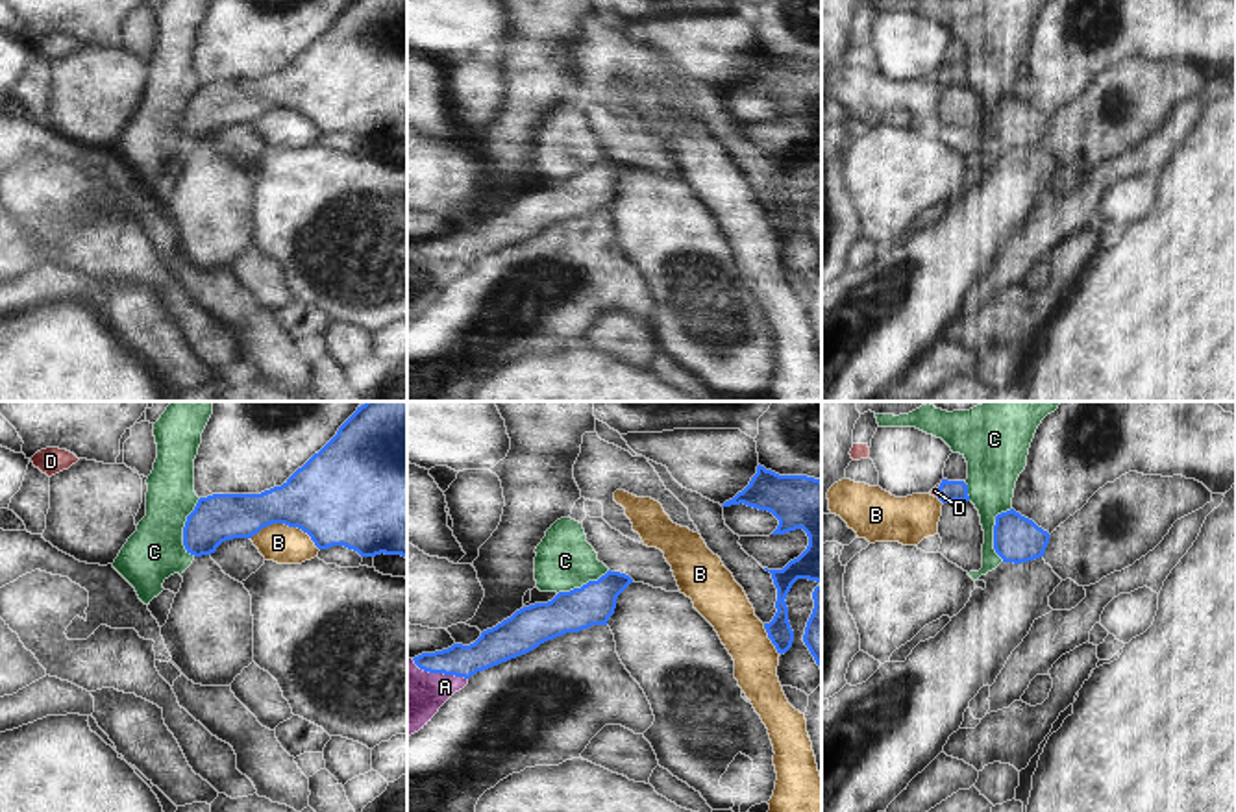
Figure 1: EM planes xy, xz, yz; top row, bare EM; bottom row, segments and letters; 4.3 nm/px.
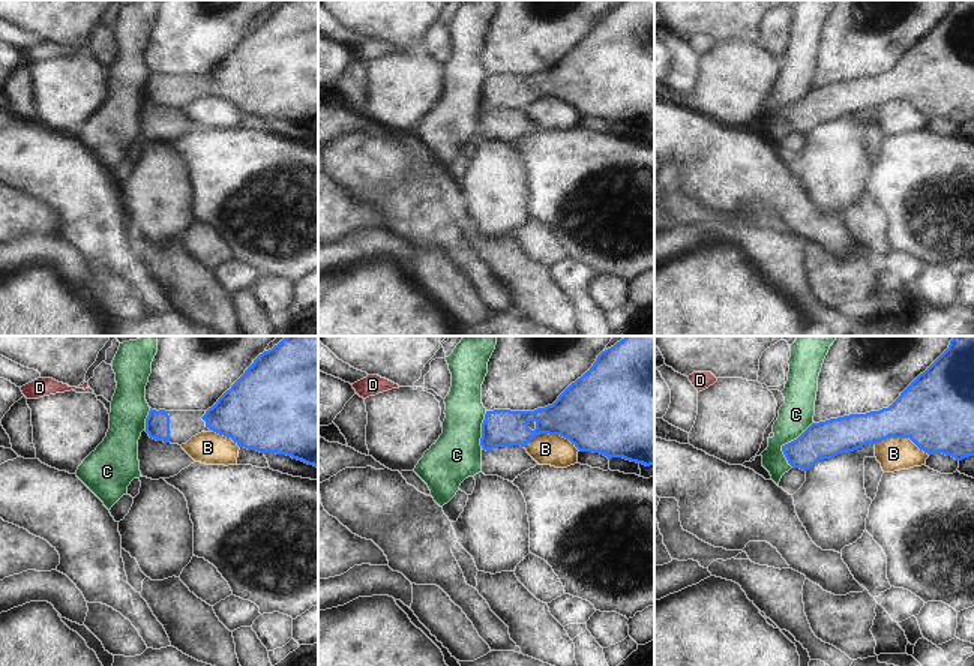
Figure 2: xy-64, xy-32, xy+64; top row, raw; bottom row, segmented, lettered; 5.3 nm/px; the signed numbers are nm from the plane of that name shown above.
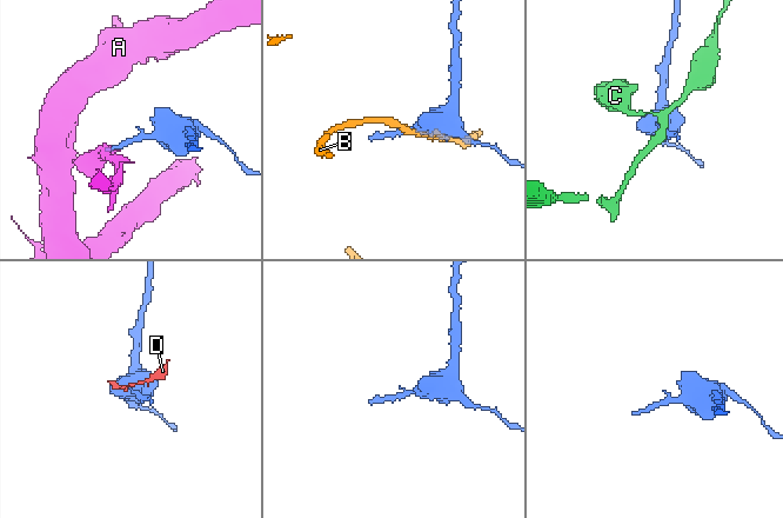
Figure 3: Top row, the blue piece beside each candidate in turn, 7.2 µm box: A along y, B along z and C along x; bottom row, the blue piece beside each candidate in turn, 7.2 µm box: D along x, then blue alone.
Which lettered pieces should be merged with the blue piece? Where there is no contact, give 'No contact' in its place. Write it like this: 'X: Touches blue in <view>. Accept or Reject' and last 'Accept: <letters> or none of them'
A: Touches blue in xz. Reject
B: Touches blue in xy. Reject
C: Touches blue in xy. Reject
D: Touches blue in yz. Accept
Accept: D

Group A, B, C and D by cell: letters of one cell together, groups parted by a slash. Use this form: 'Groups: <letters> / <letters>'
Groups: A / B / C / D

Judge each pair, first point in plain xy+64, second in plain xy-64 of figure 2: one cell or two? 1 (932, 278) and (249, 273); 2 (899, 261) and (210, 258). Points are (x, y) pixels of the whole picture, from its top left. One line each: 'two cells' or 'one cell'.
1: two cells
2: two cells

